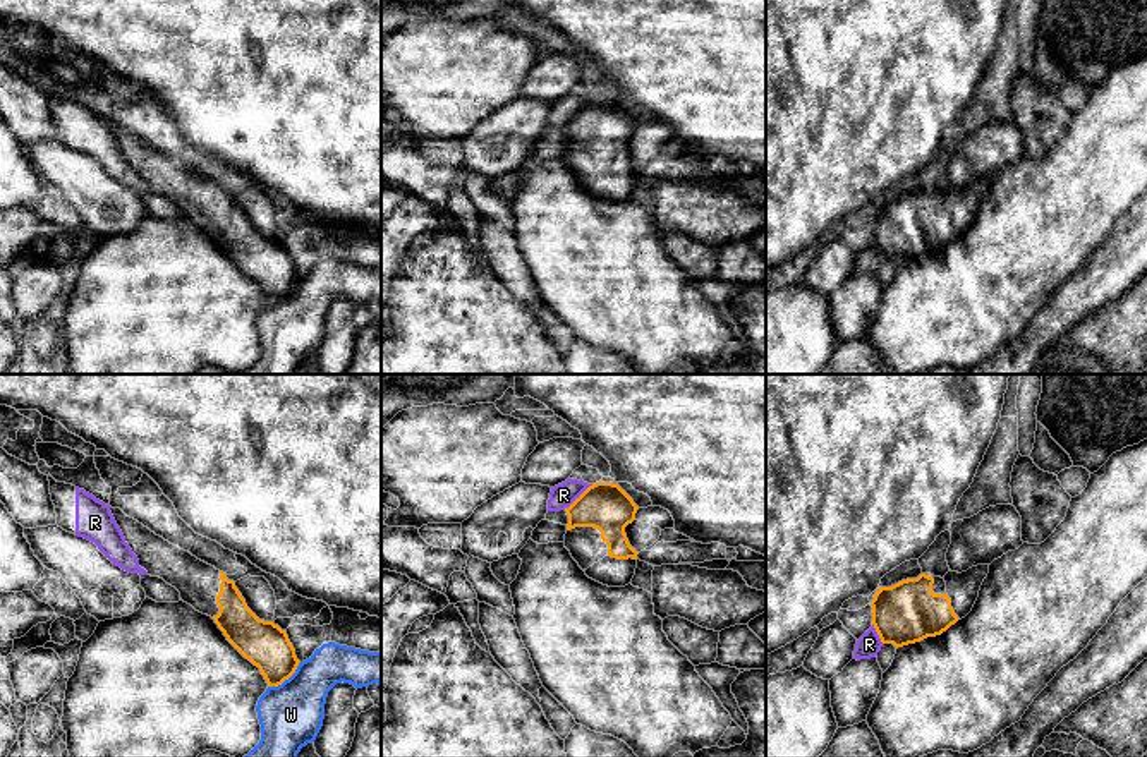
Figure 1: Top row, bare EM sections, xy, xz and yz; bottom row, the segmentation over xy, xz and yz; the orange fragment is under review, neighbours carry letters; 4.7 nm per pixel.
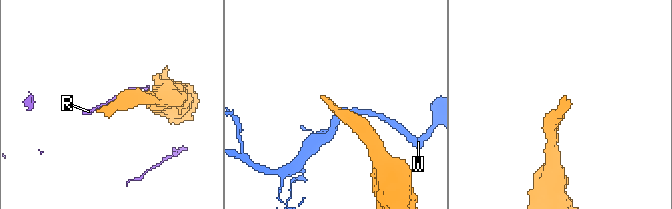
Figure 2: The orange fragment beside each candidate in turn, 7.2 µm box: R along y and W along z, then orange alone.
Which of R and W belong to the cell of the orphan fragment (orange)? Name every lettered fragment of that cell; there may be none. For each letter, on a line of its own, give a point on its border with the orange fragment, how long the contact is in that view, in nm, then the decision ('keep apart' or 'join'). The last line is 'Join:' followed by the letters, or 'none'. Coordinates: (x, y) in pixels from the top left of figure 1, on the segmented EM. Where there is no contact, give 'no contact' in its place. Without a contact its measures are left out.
R: contact xz (579, 496); length 180 nm; keep apart
W: contact xy (285, 678); length 200 nm; keep apart
Join: none

